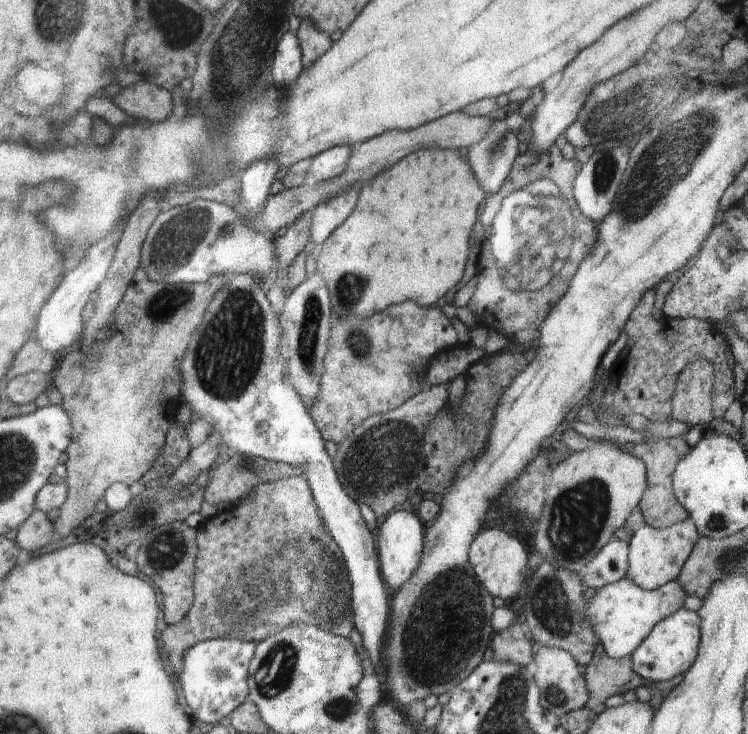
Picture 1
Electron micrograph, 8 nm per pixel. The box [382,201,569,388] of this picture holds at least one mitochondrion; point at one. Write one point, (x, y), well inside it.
(498, 276)

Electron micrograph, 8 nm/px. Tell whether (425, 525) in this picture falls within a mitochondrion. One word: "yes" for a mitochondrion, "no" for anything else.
no

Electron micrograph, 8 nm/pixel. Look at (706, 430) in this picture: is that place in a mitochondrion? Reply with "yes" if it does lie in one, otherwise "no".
no

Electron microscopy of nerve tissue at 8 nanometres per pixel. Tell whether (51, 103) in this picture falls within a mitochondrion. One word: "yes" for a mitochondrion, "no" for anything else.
no

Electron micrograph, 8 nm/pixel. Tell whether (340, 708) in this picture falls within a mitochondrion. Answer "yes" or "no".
yes

